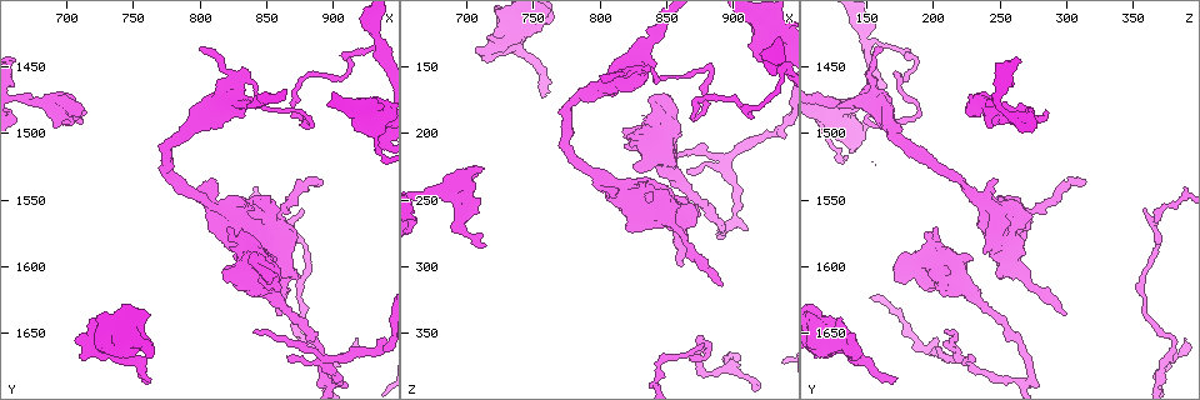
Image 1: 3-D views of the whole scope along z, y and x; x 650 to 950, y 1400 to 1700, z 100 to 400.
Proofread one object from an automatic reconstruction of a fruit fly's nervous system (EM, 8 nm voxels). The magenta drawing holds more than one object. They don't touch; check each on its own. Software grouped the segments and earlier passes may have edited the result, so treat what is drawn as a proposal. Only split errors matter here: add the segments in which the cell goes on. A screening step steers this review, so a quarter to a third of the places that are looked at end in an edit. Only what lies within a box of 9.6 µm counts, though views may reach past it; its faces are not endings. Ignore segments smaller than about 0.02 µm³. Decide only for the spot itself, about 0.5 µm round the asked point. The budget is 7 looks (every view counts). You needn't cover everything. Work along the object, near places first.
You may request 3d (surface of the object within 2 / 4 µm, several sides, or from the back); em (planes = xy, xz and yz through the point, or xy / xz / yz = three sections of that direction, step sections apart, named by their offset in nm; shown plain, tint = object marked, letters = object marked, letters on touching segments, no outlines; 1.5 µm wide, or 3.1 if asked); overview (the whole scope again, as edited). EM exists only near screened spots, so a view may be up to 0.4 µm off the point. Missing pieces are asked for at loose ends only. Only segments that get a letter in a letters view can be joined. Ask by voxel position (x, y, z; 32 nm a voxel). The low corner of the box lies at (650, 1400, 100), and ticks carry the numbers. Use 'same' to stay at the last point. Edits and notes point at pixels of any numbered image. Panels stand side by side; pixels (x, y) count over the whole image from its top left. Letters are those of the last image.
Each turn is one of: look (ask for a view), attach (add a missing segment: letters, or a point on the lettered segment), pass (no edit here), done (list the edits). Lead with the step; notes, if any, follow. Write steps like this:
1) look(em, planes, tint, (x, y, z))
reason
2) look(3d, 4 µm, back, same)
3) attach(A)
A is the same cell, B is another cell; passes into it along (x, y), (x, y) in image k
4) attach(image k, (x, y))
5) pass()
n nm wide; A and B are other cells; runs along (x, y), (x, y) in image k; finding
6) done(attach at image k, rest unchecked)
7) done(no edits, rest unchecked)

look(3d, 4 µm, (862, 1636, 300))
free end

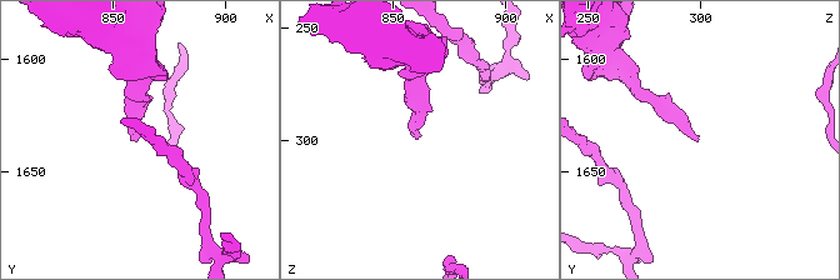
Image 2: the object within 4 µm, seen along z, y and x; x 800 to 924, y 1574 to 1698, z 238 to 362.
look(em, planes, plain, (861, 1636, 299))
need the tissue

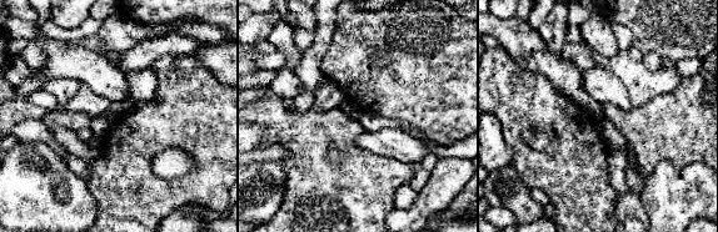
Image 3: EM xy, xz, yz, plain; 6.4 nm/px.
look(em, planes, letters, same)

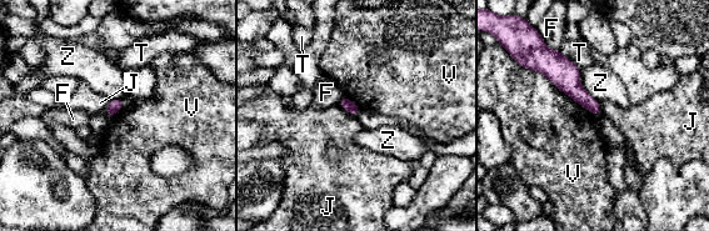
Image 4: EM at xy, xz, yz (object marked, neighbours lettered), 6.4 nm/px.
pass()
F, J, T, V and Z are other cells; border along (523, 66), (539, 71), (595, 116) in image 4; no lettered segment goes on from it

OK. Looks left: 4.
look(em, planes, letters, (864, 1668, 230))
free end

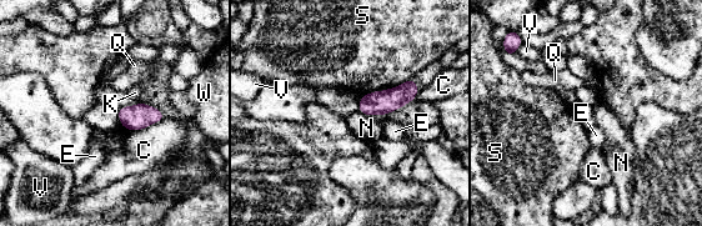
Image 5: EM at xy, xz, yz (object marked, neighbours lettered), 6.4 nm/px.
pass()
C, E, K, N, Q, S, V and W are other cells; border along (359, 110), (371, 116) in image 5; none of them fits

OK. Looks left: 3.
look(em, planes, letters, (714, 1482, 282))
an open end

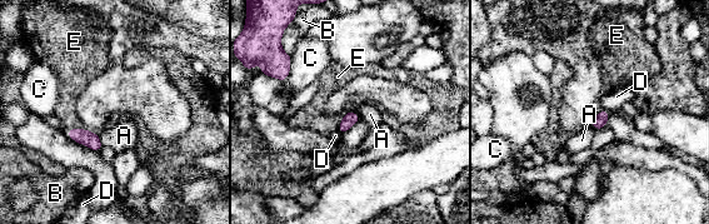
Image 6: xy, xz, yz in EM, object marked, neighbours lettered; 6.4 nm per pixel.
pass()
A, B, C, D and E are other cells; border along (83, 128), (69, 128), (66, 130) in image 6; none of them fits

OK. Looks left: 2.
done(no edits, rest unchecked)

